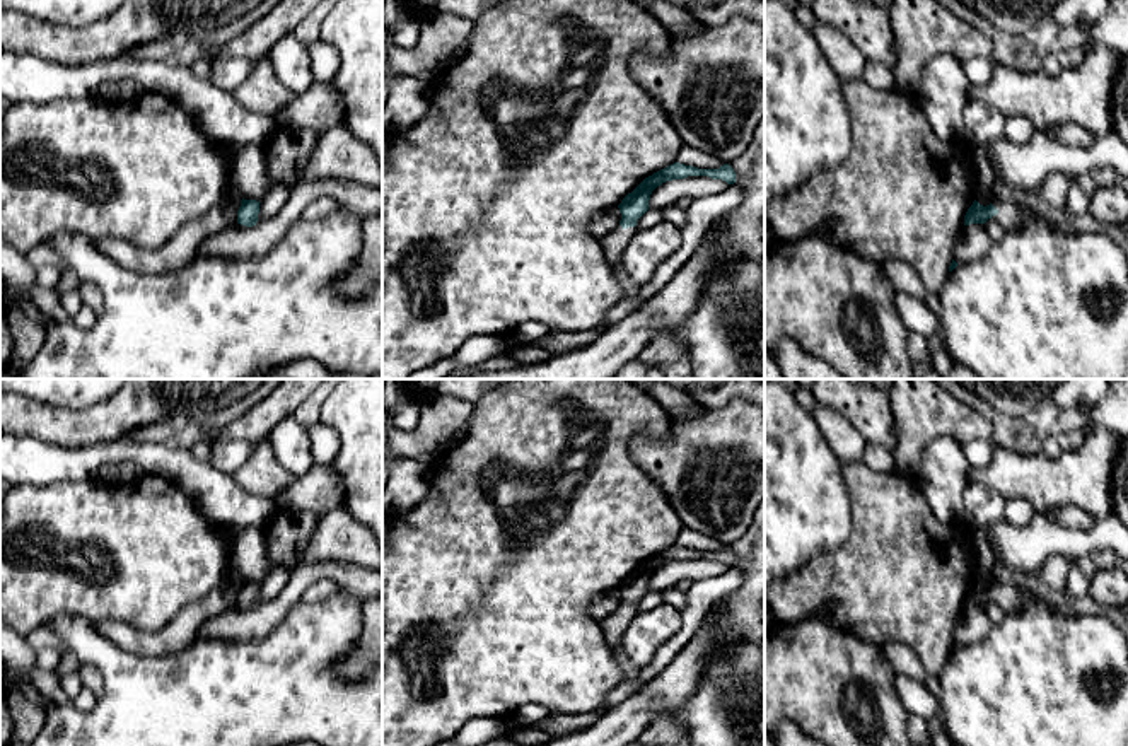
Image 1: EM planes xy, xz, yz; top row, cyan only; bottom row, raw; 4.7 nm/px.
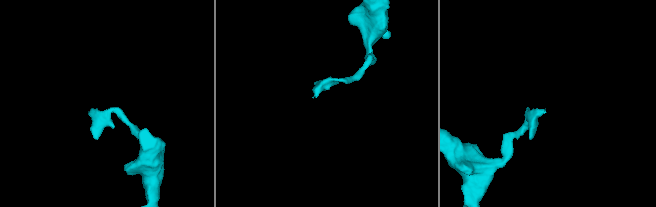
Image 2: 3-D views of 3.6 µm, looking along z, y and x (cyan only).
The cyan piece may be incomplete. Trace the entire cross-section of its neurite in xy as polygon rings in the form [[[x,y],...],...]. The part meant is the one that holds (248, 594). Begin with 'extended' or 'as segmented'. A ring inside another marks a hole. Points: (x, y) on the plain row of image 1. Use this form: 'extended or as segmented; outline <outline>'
as segmented; outline [[[241,582],[241,589],[237,592],[237,606],[253,609],[258,604],[259,584],[256,582]]]

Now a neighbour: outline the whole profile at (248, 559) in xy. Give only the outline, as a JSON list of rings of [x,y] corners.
[[[247,526],[237,531],[230,553],[230,568],[244,582],[263,584],[270,574],[265,529]]]

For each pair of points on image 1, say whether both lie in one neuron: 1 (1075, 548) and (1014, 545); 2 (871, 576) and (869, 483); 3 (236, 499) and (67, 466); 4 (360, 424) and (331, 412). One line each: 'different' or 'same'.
1: same
2: same
3: same
4: same

